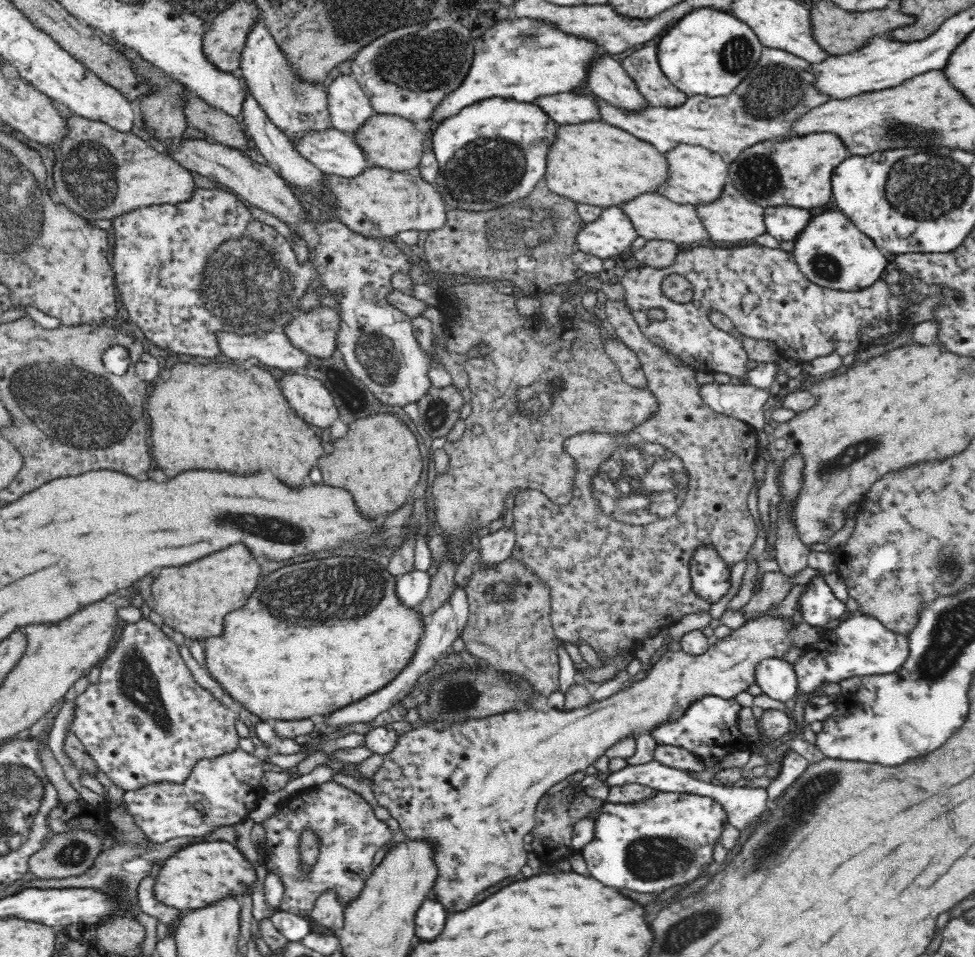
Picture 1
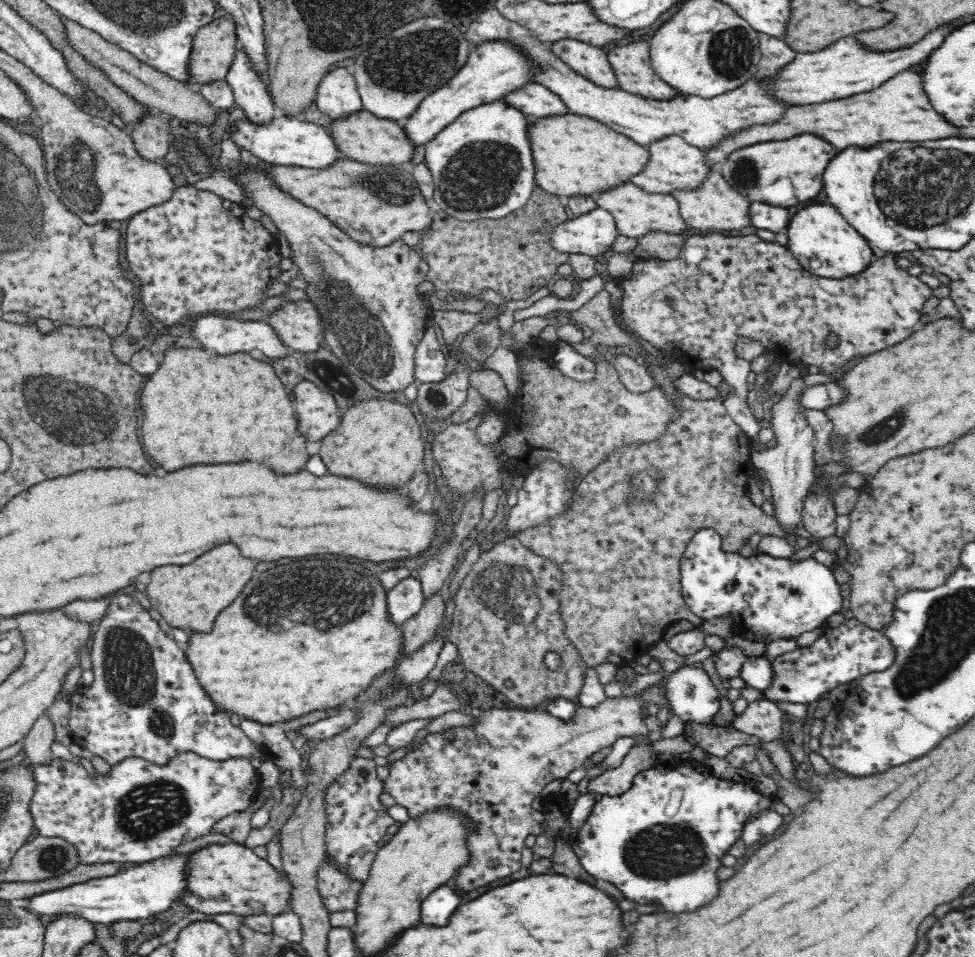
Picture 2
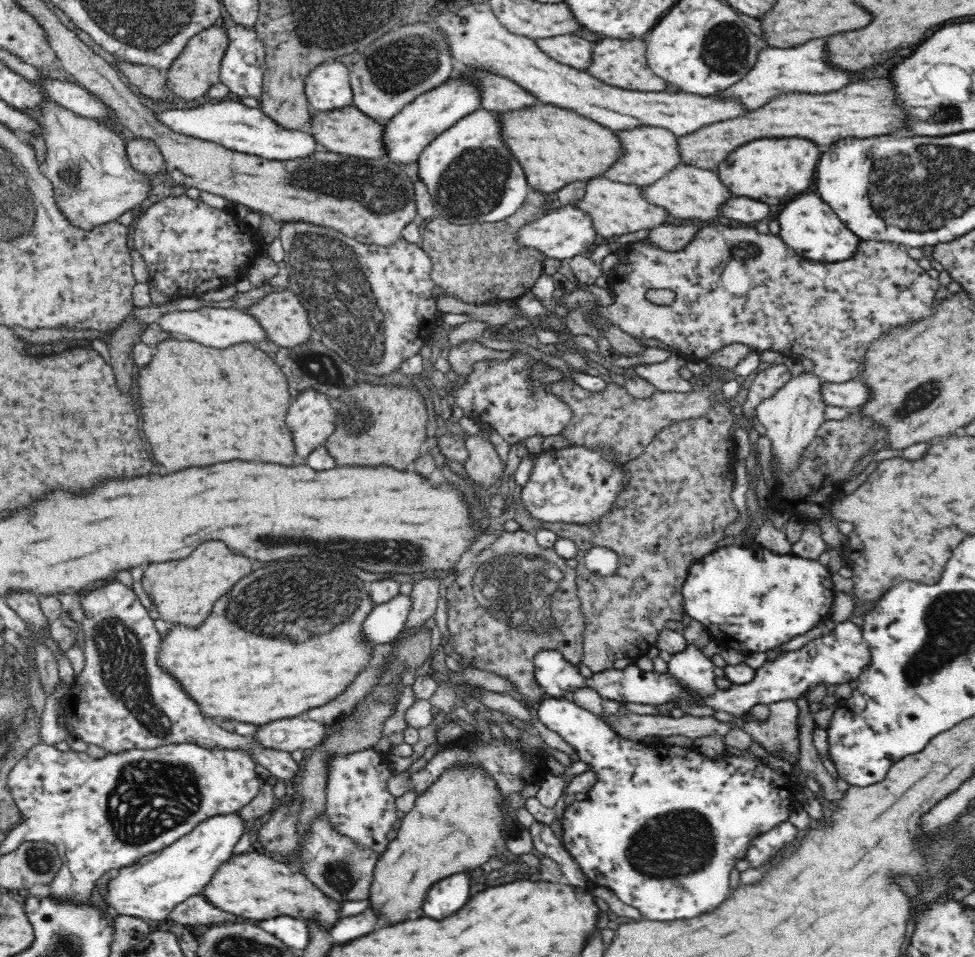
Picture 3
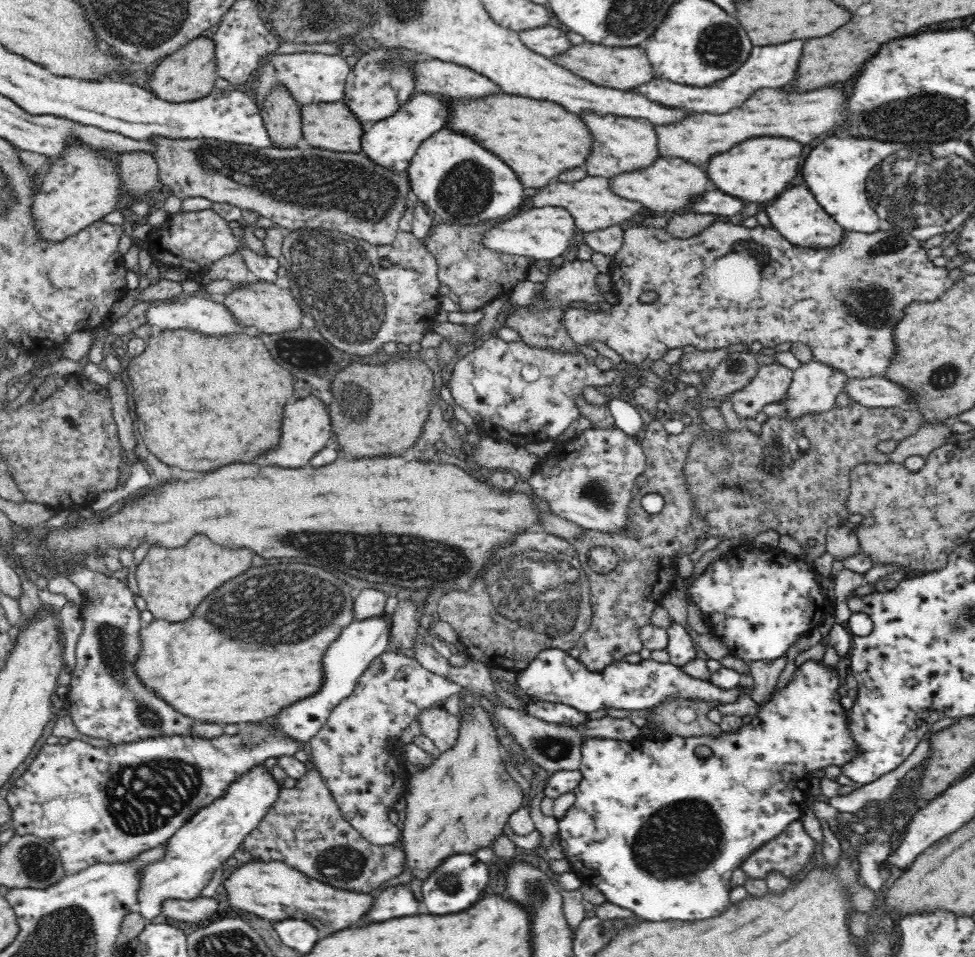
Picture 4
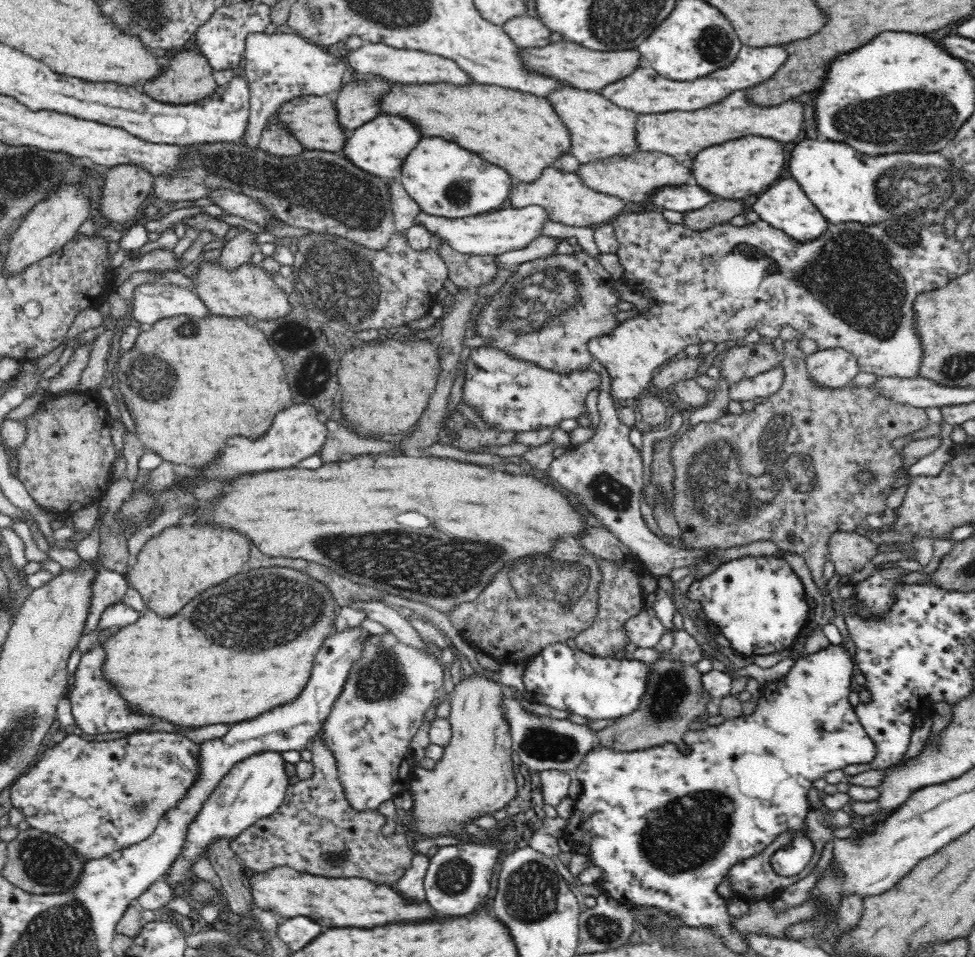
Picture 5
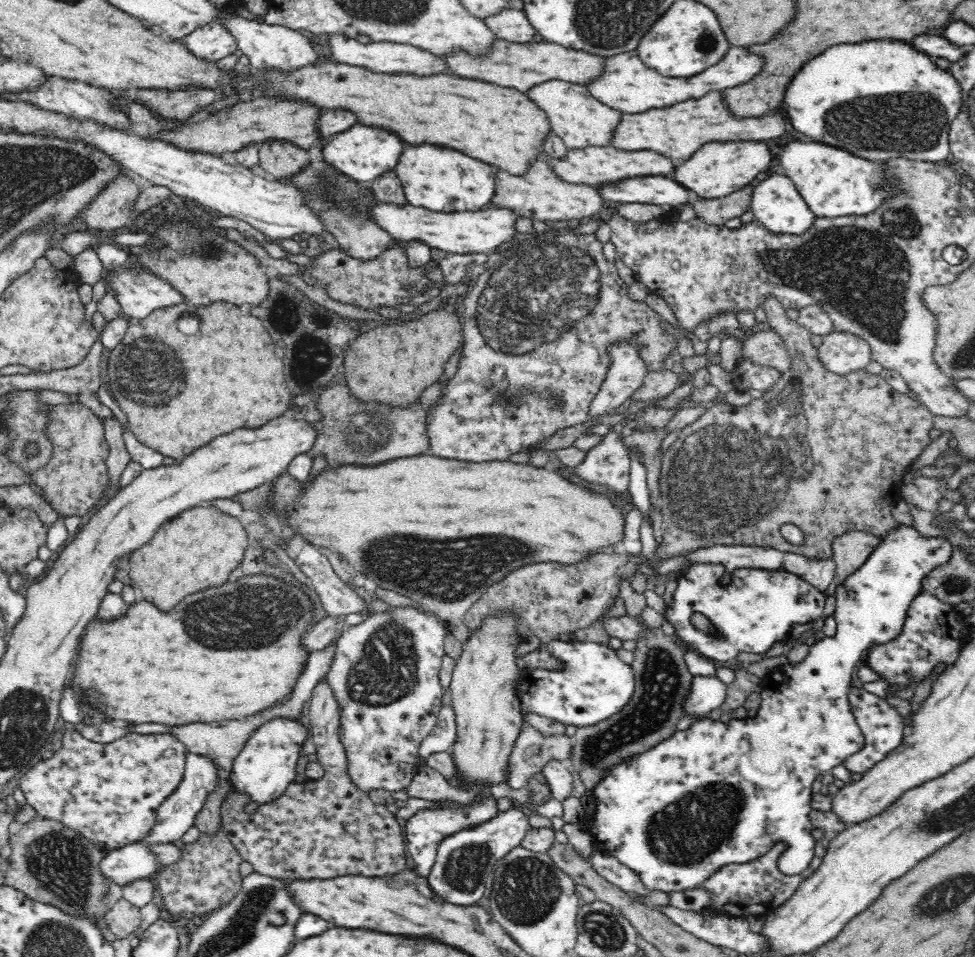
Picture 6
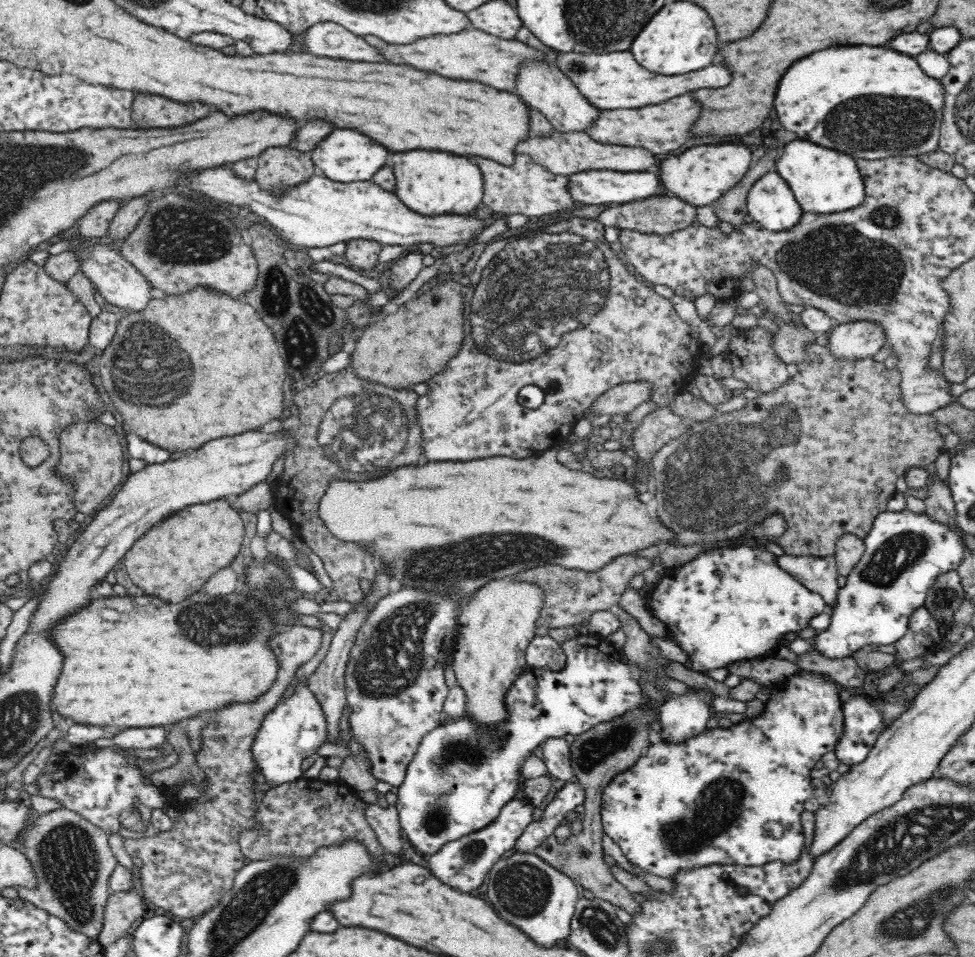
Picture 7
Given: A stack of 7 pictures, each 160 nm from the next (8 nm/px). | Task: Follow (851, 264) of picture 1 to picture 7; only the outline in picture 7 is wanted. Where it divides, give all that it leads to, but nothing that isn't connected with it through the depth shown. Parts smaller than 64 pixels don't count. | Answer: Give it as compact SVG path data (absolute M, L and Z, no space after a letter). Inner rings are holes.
M776 171L762 176L746 197L748 214L765 229L780 232L794 226L803 211Z

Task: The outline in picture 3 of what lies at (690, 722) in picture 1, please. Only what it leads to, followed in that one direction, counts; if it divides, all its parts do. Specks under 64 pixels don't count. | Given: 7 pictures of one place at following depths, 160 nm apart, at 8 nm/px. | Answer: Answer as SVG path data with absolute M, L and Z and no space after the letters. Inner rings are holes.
M686 643L685 649L673 654L667 665L670 677L688 694L681 698L670 698L668 703L672 704L672 708L702 706L704 701L701 699L716 694L718 688L715 682L717 677L714 675L715 666L711 658L696 646Z

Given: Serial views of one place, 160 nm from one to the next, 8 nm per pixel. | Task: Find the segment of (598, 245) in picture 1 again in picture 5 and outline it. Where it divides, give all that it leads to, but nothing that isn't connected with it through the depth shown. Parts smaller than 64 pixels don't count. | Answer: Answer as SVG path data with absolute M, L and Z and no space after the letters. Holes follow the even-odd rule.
M506 205L498 210L464 218L442 218L420 211L414 216L412 224L424 227L432 236L451 246L457 253L494 256L524 248L533 238L542 235L542 228L548 221L550 219L540 206L513 208Z

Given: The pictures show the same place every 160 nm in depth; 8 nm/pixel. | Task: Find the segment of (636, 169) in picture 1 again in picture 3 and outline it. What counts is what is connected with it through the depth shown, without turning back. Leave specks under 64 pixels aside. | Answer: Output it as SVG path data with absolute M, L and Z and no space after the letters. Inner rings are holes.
M552 105L526 107L500 114L502 136L511 154L522 164L528 186L540 192L558 192L567 184L602 177L622 156L617 134L588 118Z

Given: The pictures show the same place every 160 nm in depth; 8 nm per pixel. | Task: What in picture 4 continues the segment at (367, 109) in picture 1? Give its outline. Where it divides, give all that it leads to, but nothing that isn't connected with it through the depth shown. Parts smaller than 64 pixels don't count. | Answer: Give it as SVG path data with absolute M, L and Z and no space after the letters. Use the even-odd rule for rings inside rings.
M302 52L302 53L292 53L292 54L284 54L279 56L273 56L273 57L267 57L267 61L263 62L263 65L259 67L260 63L258 63L258 72L260 72L260 78L256 80L256 82L252 79L250 81L249 86L247 87L247 92L250 93L250 91L253 89L253 87L256 87L256 94L258 94L258 109L262 110L263 108L263 102L267 99L267 94L270 93L273 89L276 88L284 88L286 92L290 92L292 94L292 97L294 100L296 100L296 103L300 104L300 106L308 106L310 104L317 104L322 102L343 102L345 98L345 84L346 80L348 78L348 74L351 74L350 66L346 63L346 60L339 55L328 55L328 54L322 54L322 53L316 53L316 52Z

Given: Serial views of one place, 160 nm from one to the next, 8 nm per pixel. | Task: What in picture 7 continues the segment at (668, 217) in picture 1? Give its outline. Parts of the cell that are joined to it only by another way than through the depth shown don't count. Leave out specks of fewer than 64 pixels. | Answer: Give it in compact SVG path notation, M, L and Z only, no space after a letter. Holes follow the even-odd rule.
M516 153L508 165L480 156L472 156L472 160L478 164L484 181L481 200L483 211L498 212L506 216L522 214L527 217L540 217L576 206L576 202L565 189L567 177L548 172L548 169L536 163L528 154Z

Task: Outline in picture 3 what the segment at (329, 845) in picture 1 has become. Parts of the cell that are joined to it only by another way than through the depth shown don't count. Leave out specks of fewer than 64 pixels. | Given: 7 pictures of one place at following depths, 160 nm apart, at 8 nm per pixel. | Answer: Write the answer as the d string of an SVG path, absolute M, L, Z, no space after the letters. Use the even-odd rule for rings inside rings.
M374 750L353 751L347 755L329 756L327 789L327 818L331 826L344 837L354 841L360 849L370 849L383 853L389 844L388 832L398 825L394 796L388 792L386 784L392 778L384 753Z

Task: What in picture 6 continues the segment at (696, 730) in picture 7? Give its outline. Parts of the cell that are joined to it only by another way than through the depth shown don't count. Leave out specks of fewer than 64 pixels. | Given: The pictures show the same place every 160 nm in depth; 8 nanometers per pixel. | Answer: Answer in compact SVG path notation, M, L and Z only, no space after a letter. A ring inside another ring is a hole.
M696 675L691 681L690 692L681 702L681 712L694 720L708 719L712 710L724 704L727 685L714 675Z

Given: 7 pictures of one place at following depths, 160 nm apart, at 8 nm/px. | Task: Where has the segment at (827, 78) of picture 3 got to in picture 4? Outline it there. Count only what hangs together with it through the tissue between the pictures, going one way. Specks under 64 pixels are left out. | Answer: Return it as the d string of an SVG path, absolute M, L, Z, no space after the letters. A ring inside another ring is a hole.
M783 42L768 46L753 46L749 57L736 70L732 76L722 79L712 86L698 87L682 86L668 80L650 80L648 84L642 84L633 88L633 92L646 94L649 101L656 102L667 109L685 109L694 114L708 112L709 114L726 114L732 108L741 107L741 104L762 89L788 88L797 79L797 67L804 42Z

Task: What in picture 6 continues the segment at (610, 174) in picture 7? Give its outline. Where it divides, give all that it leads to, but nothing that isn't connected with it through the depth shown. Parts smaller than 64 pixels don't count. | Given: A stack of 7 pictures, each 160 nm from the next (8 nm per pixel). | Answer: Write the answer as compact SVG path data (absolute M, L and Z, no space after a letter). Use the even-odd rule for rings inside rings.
M633 176L617 181L610 181L607 183L598 183L594 186L596 192L598 192L599 197L604 200L604 202L623 202L623 203L644 203L644 204L657 204L658 206L682 206L686 204L686 198L692 198L692 196L686 196L686 190L682 186L678 186L674 180L670 178L664 178L664 176Z

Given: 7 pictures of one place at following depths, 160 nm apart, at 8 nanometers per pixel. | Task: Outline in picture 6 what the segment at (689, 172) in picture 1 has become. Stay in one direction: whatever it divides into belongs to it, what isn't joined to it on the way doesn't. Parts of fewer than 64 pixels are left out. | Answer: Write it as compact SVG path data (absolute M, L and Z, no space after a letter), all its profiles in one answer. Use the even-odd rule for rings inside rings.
M550 80L532 86L525 94L544 112L551 129L564 141L566 147L610 146L609 139L612 138L613 128L619 121L621 113L596 101L584 85Z

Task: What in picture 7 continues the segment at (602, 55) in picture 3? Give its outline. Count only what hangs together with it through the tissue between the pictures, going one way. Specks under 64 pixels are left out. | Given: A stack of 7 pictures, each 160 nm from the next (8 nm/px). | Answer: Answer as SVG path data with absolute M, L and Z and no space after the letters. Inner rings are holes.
M468 28L452 34L431 34L408 44L382 42L376 36L366 36L366 42L378 50L384 60L394 64L410 64L424 72L434 72L452 80L474 80L500 91L514 92L519 64L524 58L546 57L554 65L558 51L542 52L517 39L504 39L484 31Z

